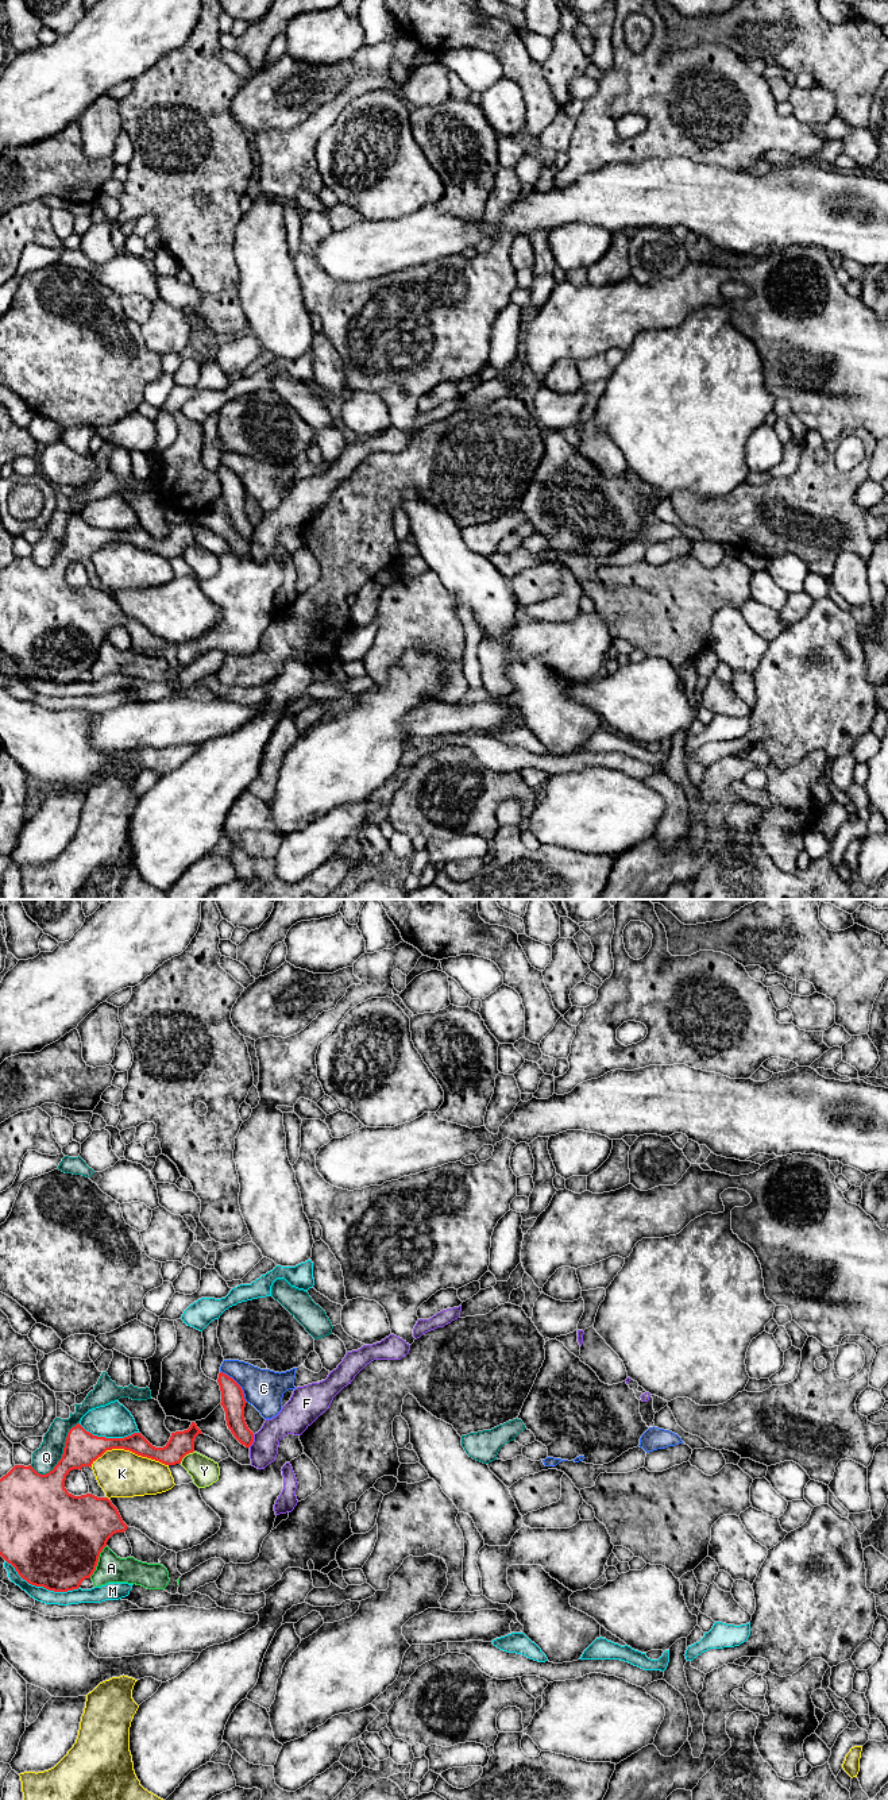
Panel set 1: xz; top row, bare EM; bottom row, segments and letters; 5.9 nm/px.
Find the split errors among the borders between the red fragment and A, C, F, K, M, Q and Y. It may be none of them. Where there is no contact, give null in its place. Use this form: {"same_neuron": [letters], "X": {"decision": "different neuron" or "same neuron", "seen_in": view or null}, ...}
{"same_neuron": [], "A": {"decision": "different neuron", "seen_in": "xz"}, "C": {"decision": "different neuron", "seen_in": "xz"}, "F": {"decision": "different neuron", "seen_in": "xz"}, "K": {"decision": "different neuron", "seen_in": "xz"}, "M": {"decision": "different neuron", "seen_in": "xz"}, "Q": {"decision": "different neuron", "seen_in": "xz"}, "Y": {"decision": "different neuron", "seen_in": "xz"}}

